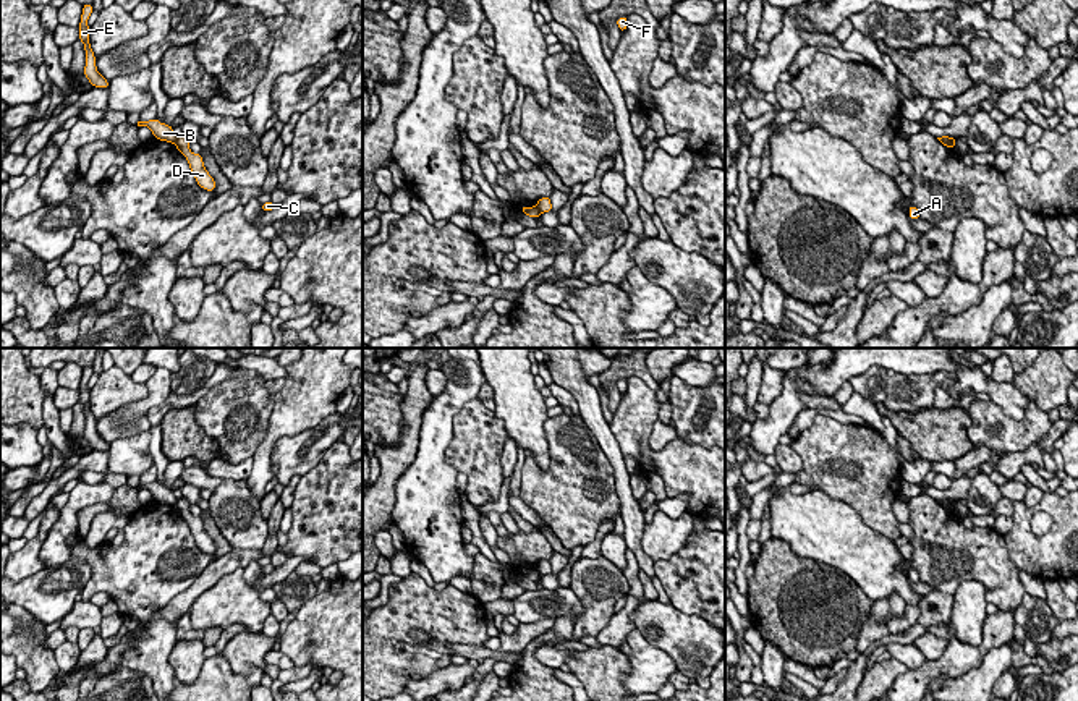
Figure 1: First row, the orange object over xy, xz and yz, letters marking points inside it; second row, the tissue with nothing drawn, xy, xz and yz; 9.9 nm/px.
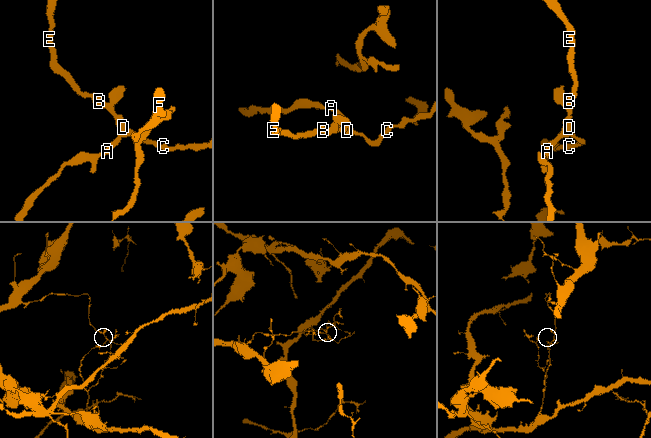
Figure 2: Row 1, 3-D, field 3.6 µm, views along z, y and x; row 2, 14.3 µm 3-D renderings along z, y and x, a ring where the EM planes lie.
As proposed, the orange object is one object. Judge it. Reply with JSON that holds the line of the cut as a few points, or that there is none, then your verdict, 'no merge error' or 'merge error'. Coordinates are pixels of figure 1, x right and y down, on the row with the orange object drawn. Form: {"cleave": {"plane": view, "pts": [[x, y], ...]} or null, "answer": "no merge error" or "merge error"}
{"cleave": {"plane": "xy", "pts": [[177, 136], [174, 143]]}, "answer": "merge error"}

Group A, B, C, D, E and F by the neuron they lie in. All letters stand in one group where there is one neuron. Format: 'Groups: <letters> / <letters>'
Groups: A C D F / B E

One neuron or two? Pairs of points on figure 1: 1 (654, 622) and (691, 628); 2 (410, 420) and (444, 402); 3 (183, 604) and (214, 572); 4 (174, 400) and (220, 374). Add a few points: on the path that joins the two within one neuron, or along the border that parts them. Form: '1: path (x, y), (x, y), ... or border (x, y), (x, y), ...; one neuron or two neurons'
1: path (664, 627), (682, 628); one neuron
2: border (434, 395), (423, 413), (420, 444), (415, 452); two neurons
3: path (190, 596), (206, 580); one neuron
4: path (185, 400), (209, 384); one neuron

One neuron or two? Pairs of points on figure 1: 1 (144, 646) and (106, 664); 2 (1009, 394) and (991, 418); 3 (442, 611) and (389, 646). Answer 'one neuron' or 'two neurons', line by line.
1: one neuron
2: two neurons
3: one neuron

